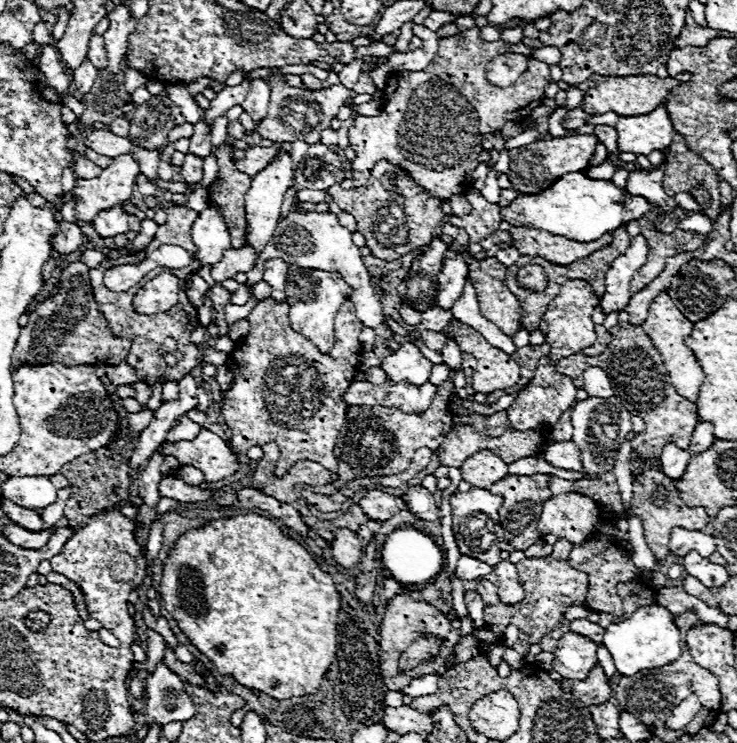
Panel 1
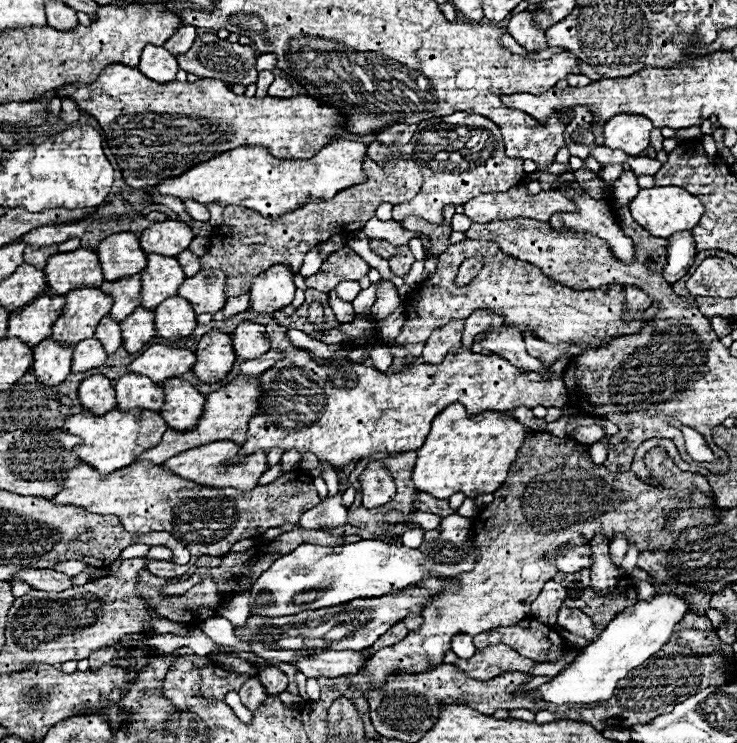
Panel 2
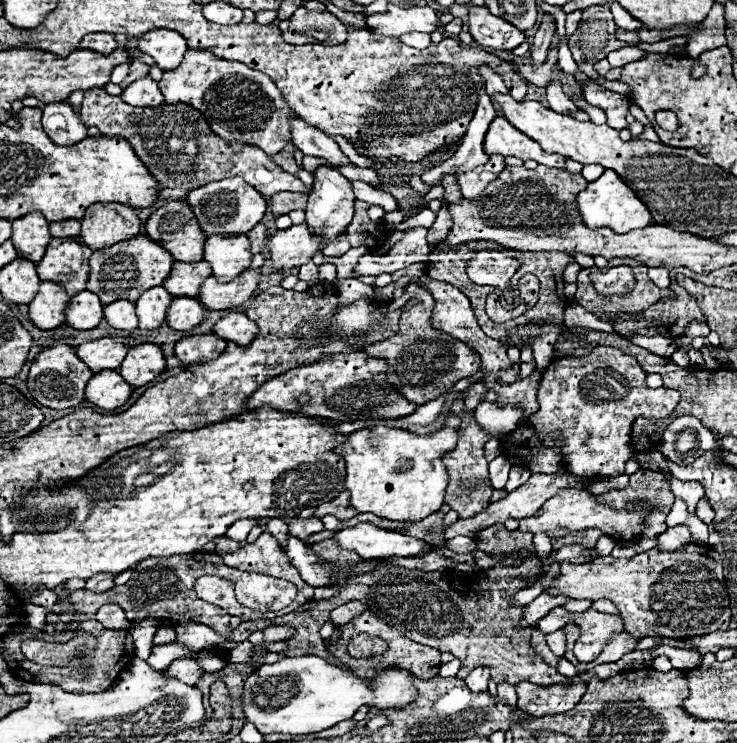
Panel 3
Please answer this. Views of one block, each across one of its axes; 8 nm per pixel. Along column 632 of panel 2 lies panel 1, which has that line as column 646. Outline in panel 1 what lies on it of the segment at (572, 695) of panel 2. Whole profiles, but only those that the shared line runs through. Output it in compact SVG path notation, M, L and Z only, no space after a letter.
M660 604L642 606L628 620L608 626L606 632L604 632L604 642L602 644L612 654L616 670L622 676L632 676L640 670L666 666L670 662L678 660L678 656L682 654L680 628L674 624L674 616L670 614L670 610L662 608Z

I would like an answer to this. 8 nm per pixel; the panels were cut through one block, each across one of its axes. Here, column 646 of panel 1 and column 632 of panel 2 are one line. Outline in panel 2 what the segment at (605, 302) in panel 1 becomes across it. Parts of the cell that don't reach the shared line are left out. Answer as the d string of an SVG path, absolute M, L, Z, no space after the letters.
M566 172L566 174L558 174L558 188L562 192L566 192L568 198L572 198L572 202L576 204L576 210L574 212L562 212L562 214L554 214L550 218L550 224L554 228L570 228L570 230L576 230L576 232L588 232L588 234L594 234L598 238L604 238L610 242L610 248L614 250L614 256L616 258L622 258L622 262L632 262L634 258L634 246L632 246L632 240L628 236L622 234L622 230L614 224L614 218L610 214L610 208L606 202L602 200L594 200L590 198L578 184L576 180L572 180L572 174Z

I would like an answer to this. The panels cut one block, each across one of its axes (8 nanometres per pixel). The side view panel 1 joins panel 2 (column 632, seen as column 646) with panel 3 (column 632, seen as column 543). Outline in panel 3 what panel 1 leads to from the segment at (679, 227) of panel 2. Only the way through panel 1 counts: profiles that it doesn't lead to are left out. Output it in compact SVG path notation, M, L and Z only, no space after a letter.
M606 170L598 180L588 182L586 190L576 196L576 208L582 216L582 222L588 228L612 228L618 234L626 234L636 228L646 228L652 224L652 216L642 200L614 174L614 170Z

